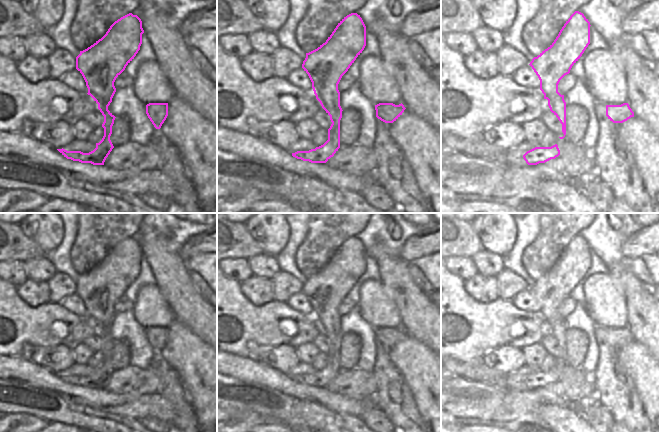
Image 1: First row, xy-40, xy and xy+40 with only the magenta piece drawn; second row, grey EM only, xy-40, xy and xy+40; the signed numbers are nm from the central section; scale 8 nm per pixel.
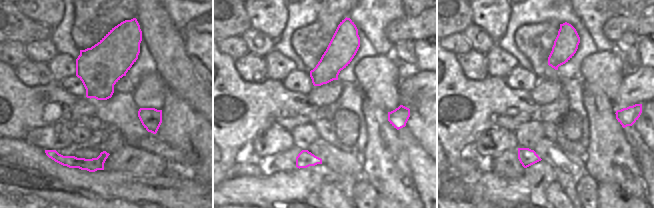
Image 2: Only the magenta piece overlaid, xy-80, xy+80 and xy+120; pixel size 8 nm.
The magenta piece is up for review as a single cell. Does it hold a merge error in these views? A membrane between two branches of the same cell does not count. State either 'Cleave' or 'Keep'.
Keep.

